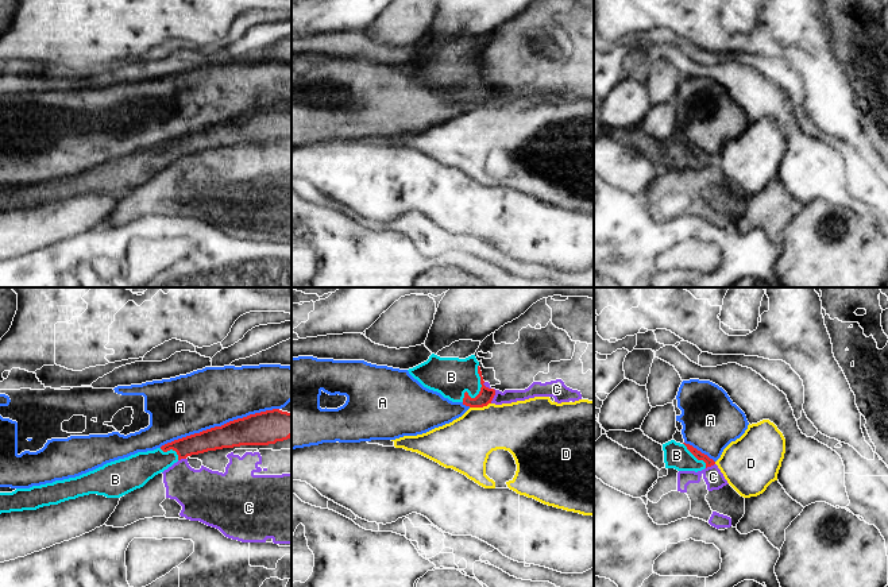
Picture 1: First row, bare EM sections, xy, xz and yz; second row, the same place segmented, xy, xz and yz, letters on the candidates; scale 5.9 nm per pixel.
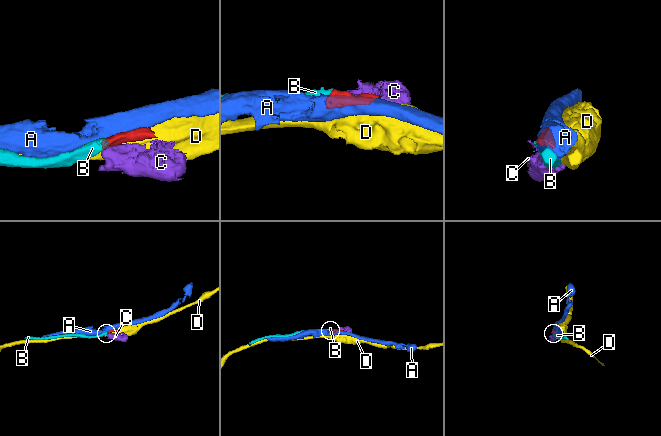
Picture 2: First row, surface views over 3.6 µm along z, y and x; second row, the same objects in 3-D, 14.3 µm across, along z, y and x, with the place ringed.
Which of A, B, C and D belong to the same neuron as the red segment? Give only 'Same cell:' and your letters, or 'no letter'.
Same cell: B

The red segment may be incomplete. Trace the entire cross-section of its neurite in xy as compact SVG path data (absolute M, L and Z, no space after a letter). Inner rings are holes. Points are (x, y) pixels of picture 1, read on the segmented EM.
M273 409L250 414L154 451L107 463L76 478L0 493L0 514L36 510L89 494L120 498L188 456L240 445L269 445L290 437L292 413Z

